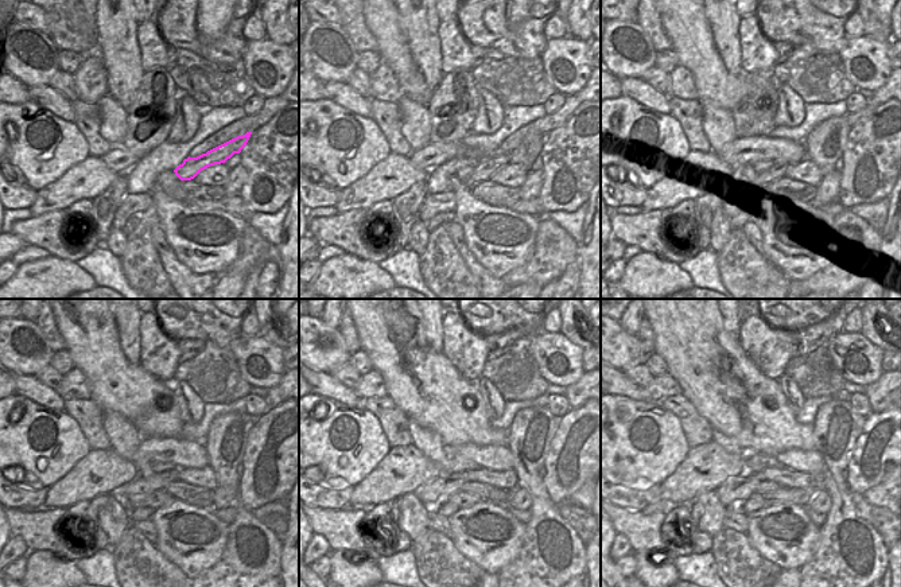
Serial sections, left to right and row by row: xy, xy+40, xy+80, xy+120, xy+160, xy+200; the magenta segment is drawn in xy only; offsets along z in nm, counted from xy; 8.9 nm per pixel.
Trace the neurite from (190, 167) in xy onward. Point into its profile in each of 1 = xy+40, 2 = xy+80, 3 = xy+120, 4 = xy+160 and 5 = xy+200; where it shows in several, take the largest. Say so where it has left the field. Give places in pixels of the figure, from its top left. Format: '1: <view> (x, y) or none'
1: xy+40 (485, 167)
2: xy+80 (777, 174)
3: xy+120 (159, 481)
4: xy+160 (432, 493)
5: xy+200 (734, 490)

